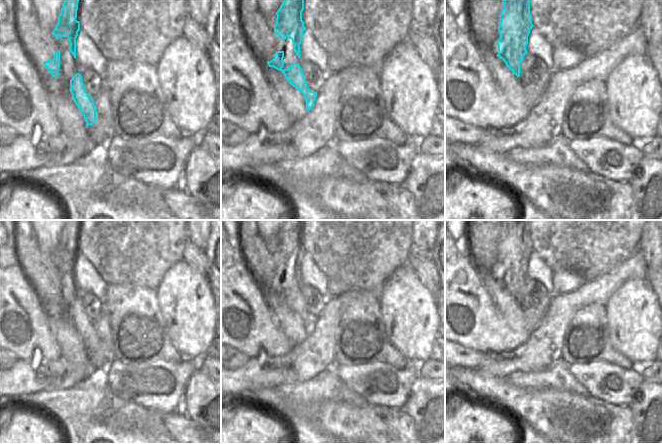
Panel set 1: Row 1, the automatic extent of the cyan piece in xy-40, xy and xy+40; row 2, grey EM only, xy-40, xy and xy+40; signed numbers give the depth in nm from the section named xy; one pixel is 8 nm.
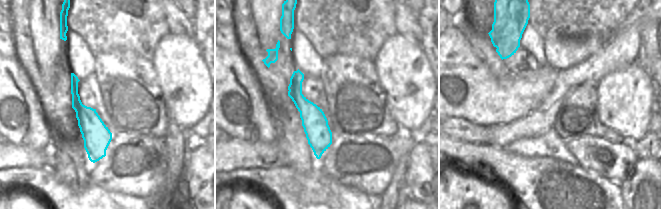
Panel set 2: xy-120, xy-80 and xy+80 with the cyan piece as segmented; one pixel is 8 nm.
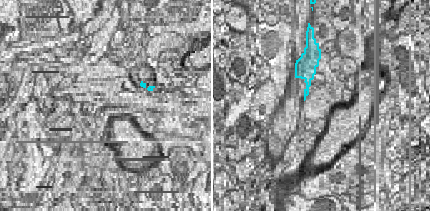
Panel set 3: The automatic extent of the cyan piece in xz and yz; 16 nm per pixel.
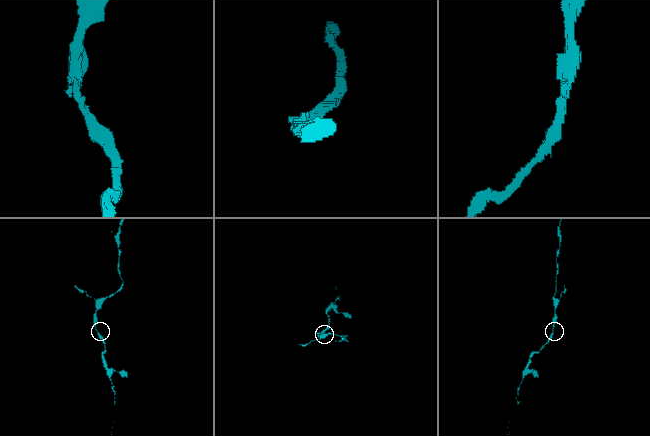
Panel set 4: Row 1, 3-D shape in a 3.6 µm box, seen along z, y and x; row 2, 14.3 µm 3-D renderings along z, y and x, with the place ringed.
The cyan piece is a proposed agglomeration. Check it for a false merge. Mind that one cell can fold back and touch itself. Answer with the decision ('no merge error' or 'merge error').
no merge error

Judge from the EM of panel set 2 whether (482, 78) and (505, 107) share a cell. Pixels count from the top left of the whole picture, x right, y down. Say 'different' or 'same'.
same

